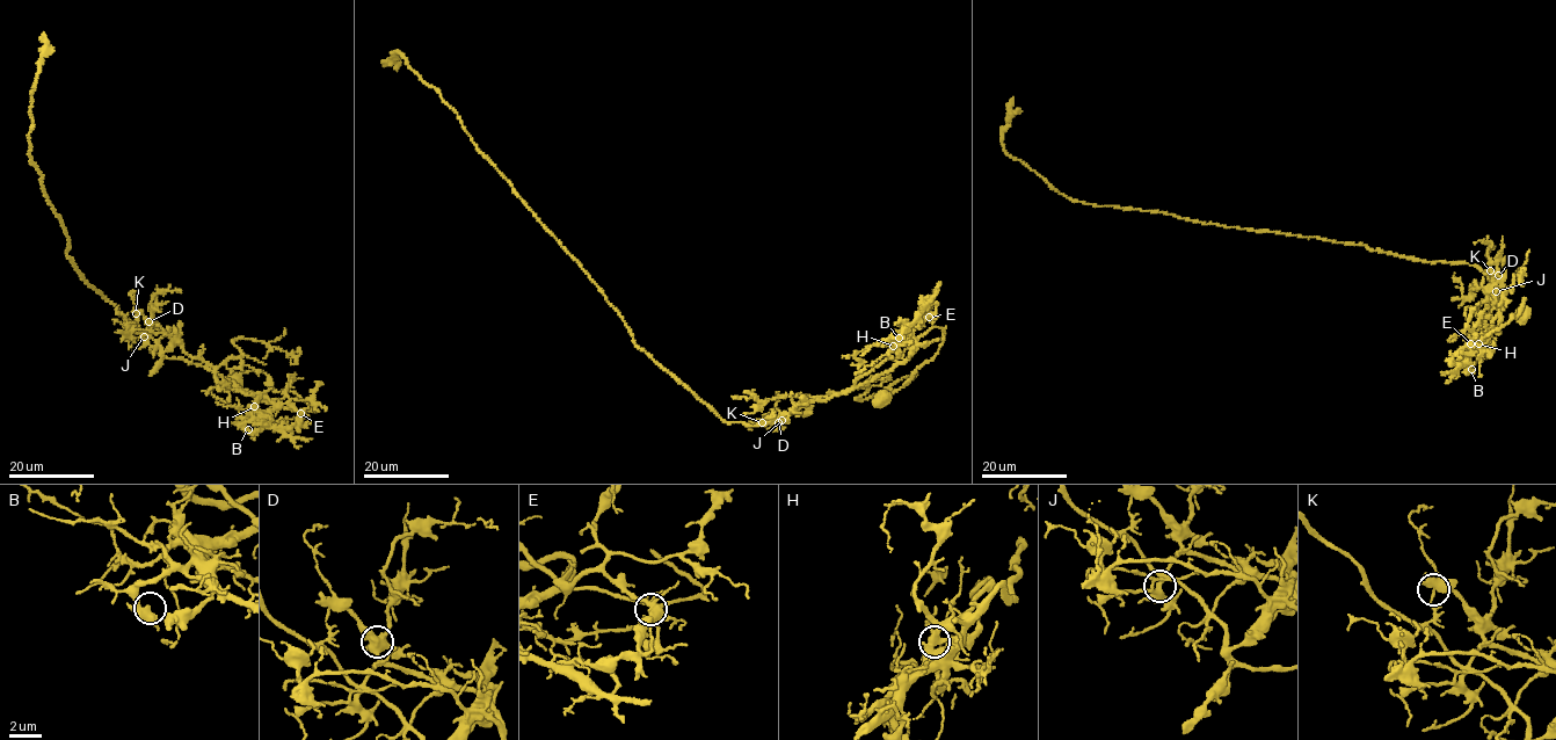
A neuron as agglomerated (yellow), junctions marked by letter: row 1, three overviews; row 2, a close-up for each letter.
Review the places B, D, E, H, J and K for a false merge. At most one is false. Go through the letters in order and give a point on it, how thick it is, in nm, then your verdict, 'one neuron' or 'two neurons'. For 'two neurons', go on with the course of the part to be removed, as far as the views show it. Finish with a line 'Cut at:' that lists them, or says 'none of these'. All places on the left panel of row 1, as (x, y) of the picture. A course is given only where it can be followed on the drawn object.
B: at (248, 429); 400 nm thick; one neuron
D: at (148, 321); 300 nm thick; one neuron
E: at (300, 413); 400 nm thick; one neuron
H: at (254, 406); 440 nm thick; one neuron
J: at (144, 336); 400 nm thick; two neurons; foreign part runs (144, 336), (172, 333), (224, 387), (299, 412), (288, 422)
K: at (136, 313); 360 nm thick; one neuron
Cut at: J

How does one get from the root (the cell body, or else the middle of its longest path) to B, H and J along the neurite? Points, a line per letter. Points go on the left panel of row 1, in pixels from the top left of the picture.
B: (234, 381), (261, 371), (275, 391), (291, 391), (314, 407), (262, 411), (246, 423), (248, 429)
H: (234, 381), (248, 371), (261, 371), (268, 376), (275, 391), (291, 391), (314, 407), (303, 412), (254, 406)
J: (234, 381), (261, 371), (275, 391), (314, 407), (299, 412), (262, 401), (203, 367), (164, 356), (144, 336)

